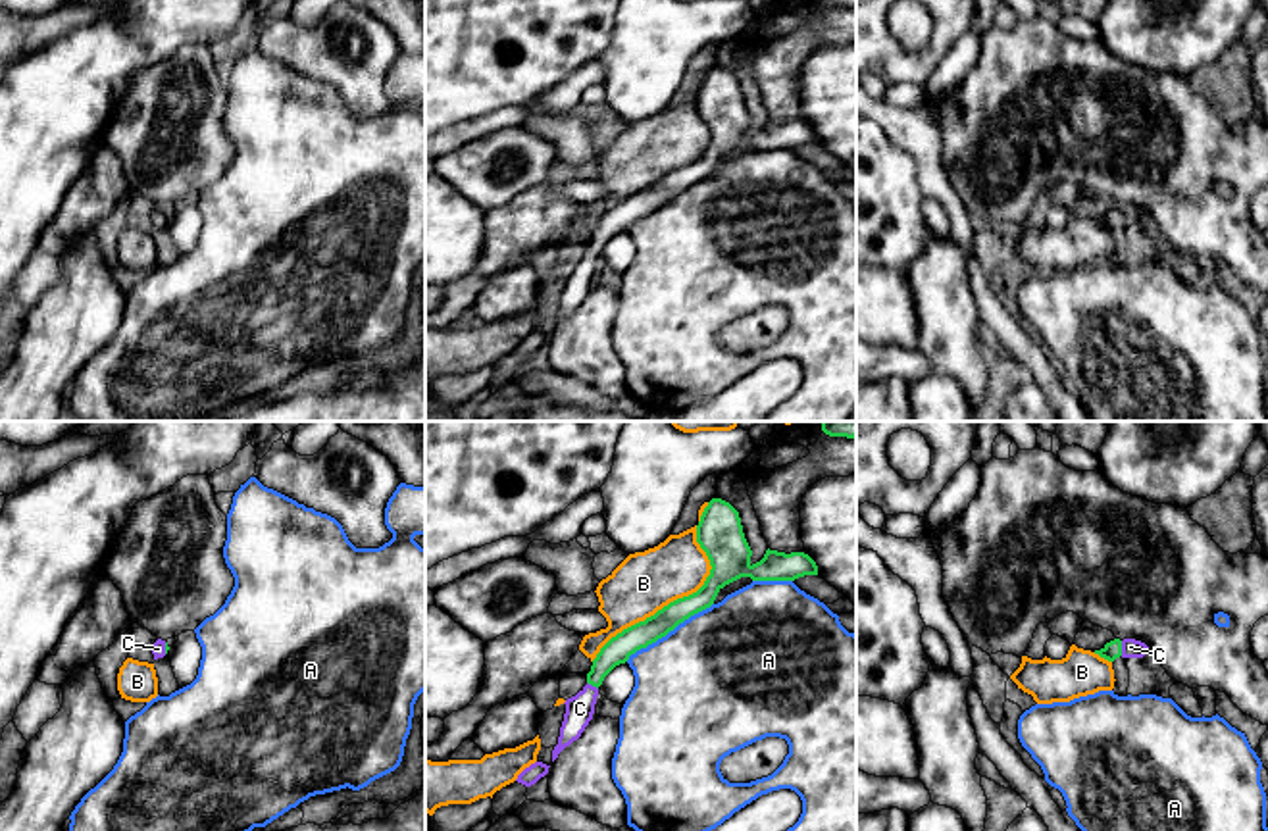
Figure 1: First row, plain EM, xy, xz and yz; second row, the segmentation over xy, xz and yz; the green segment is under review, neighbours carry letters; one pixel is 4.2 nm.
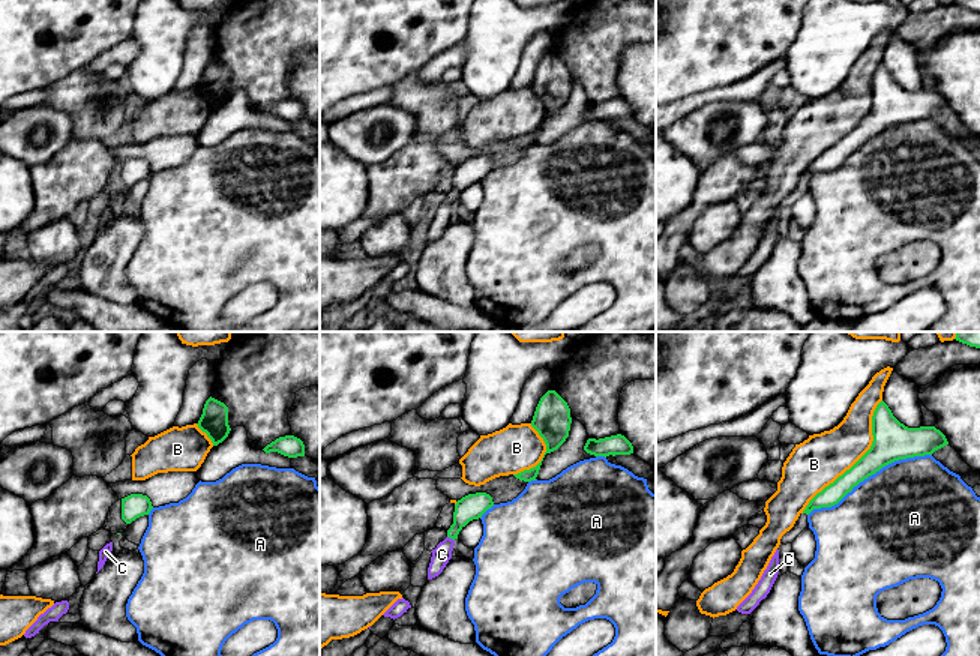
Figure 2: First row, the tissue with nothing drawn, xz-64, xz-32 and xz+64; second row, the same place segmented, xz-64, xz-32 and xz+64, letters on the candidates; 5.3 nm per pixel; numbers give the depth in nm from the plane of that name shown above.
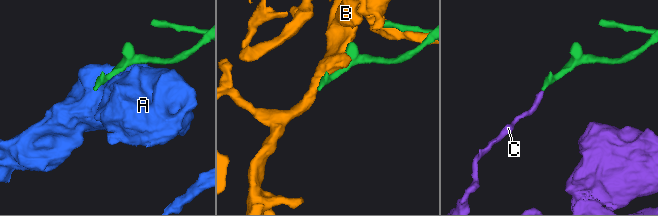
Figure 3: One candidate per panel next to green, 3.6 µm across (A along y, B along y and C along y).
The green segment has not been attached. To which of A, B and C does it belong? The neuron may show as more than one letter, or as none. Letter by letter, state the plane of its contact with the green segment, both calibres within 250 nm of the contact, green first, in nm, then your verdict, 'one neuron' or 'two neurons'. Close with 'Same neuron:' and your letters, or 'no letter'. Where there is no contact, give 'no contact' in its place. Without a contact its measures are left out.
A: xz | 110/500 nm | two neurons
B: xz | 110/260 nm | two neurons
C: yz | 70/80 nm | one neuron
Same neuron: C

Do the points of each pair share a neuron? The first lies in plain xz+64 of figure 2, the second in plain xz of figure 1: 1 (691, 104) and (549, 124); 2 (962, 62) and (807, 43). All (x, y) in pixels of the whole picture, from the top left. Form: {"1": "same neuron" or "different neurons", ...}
{"1": "different neurons", "2": "different neurons"}

